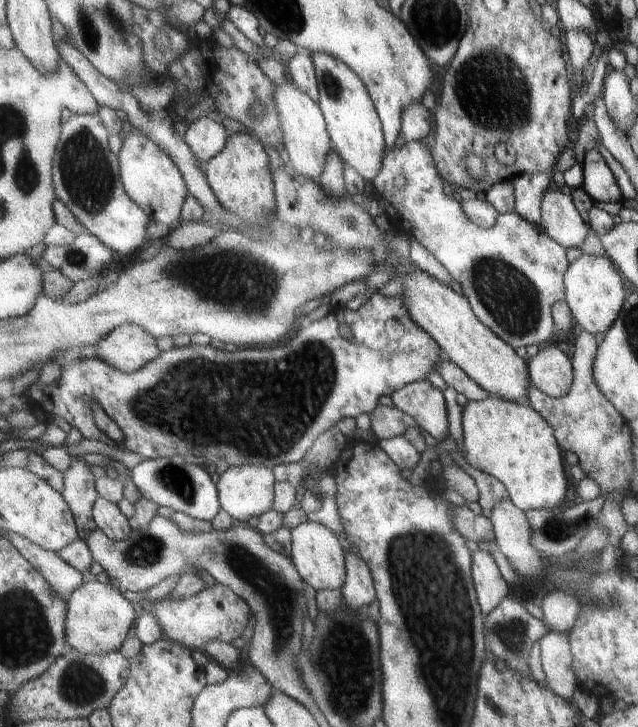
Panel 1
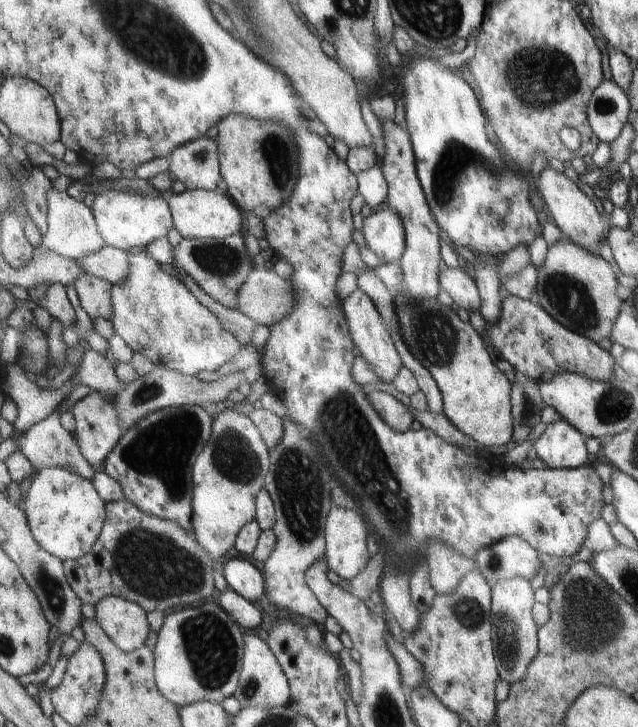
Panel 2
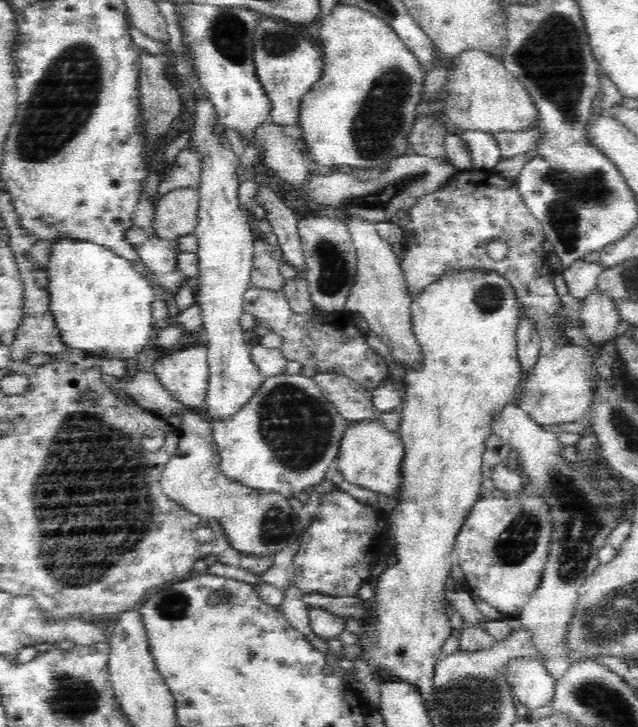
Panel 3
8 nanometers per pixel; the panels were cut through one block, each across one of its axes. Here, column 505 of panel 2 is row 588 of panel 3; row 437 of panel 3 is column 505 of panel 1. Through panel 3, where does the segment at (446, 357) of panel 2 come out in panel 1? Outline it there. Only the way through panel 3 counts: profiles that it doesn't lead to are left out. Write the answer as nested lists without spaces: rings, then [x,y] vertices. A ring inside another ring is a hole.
[[[495,397],[481,401],[467,401],[462,408],[463,454],[467,463],[497,478],[507,490],[510,501],[522,511],[557,510],[563,505],[567,492],[567,478],[563,472],[561,452],[557,448],[552,427],[537,414],[536,410],[529,405],[523,406]]]

